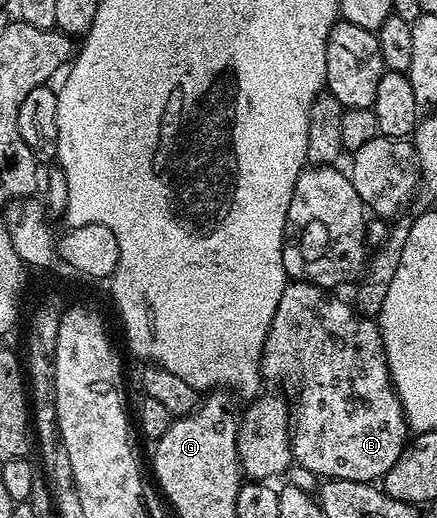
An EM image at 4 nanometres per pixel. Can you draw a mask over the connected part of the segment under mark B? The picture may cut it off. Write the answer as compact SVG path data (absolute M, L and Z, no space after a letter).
M288 281L285 292L281 292L281 301L277 304L277 312L273 316L273 324L269 324L269 332L265 336L263 357L261 359L261 374L264 379L271 382L292 382L295 385L295 406L293 402L293 421L291 424L291 456L296 467L308 470L311 474L320 474L319 478L339 479L341 481L369 482L381 480L401 456L403 447L409 441L409 427L407 418L399 403L395 385L391 383L391 373L387 367L387 357L383 341L379 335L379 327L370 317L364 316L355 309L350 301L342 302L334 298L334 293L328 292L322 286L314 286L312 282Z

